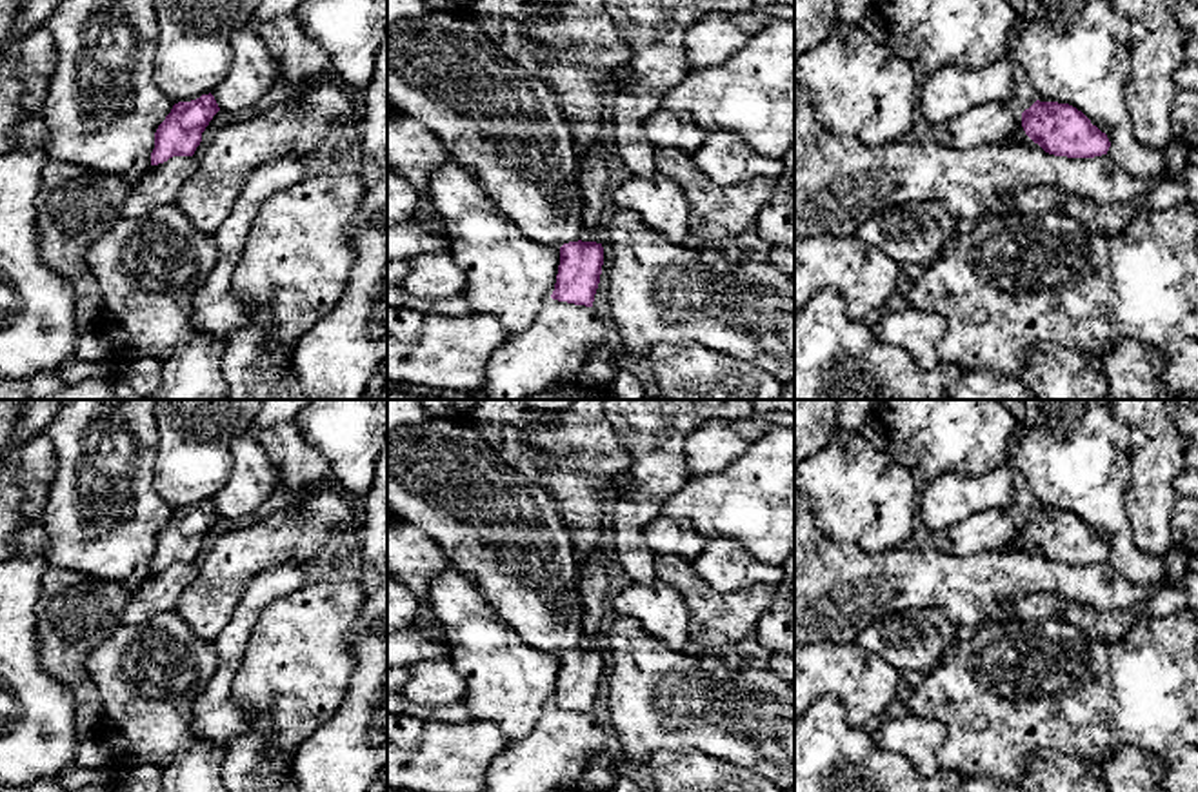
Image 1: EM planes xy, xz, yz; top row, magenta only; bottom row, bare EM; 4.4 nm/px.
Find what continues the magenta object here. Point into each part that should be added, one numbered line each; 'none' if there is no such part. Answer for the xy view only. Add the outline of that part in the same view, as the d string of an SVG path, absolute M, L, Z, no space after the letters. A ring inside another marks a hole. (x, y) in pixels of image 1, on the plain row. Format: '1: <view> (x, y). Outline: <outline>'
none

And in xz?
1: xz (502, 529). Outline: M424 420L387 434L387 509L427 532L527 645L562 654L582 645L584 610L571 532L554 500L513 469L473 423Z

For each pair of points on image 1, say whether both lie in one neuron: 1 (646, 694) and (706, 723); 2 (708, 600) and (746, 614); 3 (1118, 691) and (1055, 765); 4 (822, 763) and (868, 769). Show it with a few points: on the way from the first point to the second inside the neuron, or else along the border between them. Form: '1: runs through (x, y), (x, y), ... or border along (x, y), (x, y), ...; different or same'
1: runs through (660, 700), (682, 700), (691, 709); same
2: runs through (717, 609), (722, 614), (737, 614); same
3: border along (1091, 765), (1071, 754), (1038, 751), (1024, 771); different
4: runs through (833, 769), (857, 769); same

